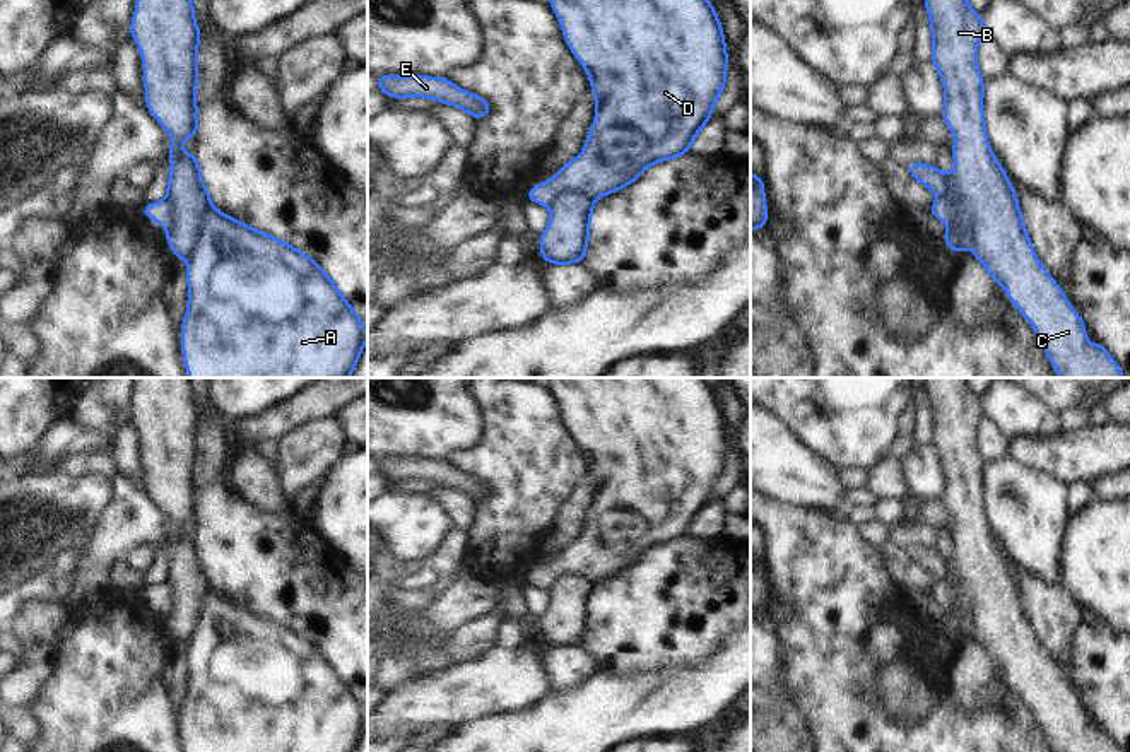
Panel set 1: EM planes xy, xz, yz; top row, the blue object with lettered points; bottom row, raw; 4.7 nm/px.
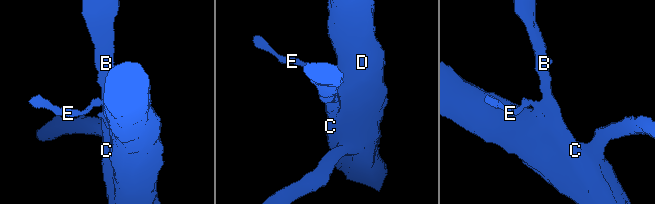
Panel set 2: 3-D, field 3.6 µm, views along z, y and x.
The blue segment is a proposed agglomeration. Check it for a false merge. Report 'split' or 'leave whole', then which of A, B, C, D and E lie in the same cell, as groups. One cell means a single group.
split; A D / B C E

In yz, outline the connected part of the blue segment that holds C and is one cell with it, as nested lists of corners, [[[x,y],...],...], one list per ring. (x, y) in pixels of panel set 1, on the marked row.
[[[925,0],[923,3],[932,22],[932,62],[945,89],[942,120],[956,137],[952,147],[956,167],[949,178],[937,166],[923,162],[911,162],[906,167],[918,183],[933,190],[939,200],[949,198],[957,207],[954,219],[947,222],[944,243],[957,253],[964,253],[968,244],[973,246],[973,256],[986,267],[997,284],[1005,287],[1012,304],[1033,325],[1034,335],[1046,349],[1060,378],[1123,378],[1123,371],[1104,347],[1099,342],[1091,345],[1086,340],[1082,318],[1038,260],[1024,229],[1017,195],[990,150],[983,120],[985,80],[980,77],[976,63],[980,38],[986,34],[983,15],[976,14],[968,0]]]

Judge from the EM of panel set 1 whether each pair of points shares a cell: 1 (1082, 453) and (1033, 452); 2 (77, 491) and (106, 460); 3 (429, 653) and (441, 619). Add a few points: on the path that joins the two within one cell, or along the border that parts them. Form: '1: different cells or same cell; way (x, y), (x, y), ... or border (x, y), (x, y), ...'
1: same cell; way (1071, 453), (1045, 453)
2: different cells; border (53, 474), (106, 474), (113, 479)
3: different cells; border (424, 610), (424, 617), (436, 629), (452, 634)

